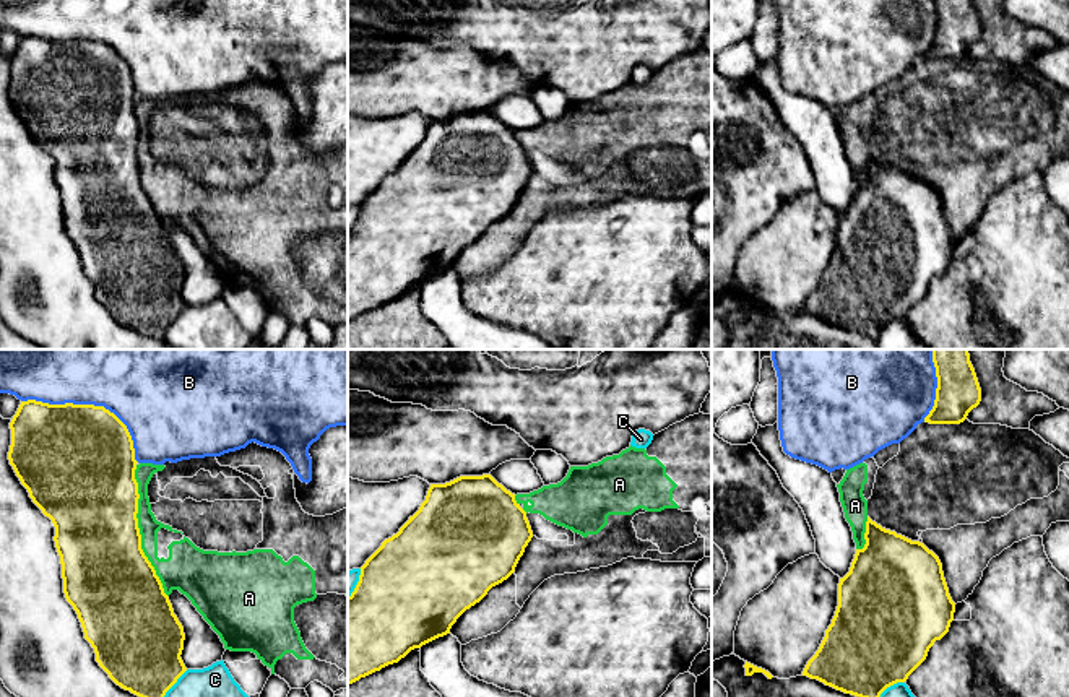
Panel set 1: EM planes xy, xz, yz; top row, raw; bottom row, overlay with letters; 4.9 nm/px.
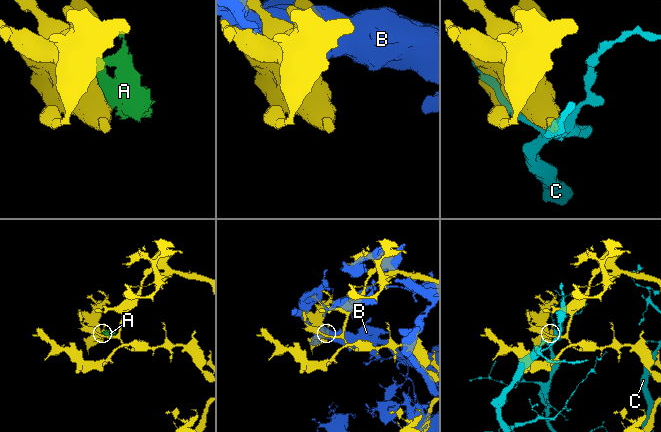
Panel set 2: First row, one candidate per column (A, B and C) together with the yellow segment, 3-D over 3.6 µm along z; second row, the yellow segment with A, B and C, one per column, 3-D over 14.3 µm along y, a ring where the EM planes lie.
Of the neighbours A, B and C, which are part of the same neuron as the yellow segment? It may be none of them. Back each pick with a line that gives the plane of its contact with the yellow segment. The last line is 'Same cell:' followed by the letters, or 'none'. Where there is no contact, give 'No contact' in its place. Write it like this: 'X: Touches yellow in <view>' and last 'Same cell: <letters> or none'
Same cell: none

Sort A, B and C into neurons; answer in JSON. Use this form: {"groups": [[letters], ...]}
{"groups": [["A"], ["B"], ["C"]]}

